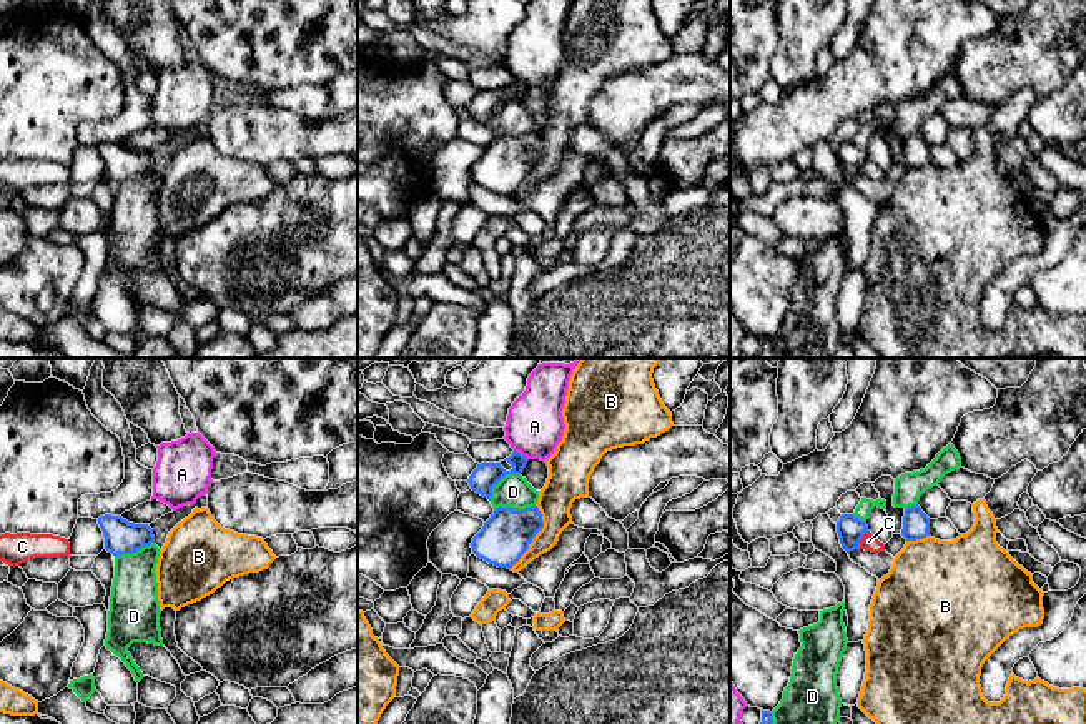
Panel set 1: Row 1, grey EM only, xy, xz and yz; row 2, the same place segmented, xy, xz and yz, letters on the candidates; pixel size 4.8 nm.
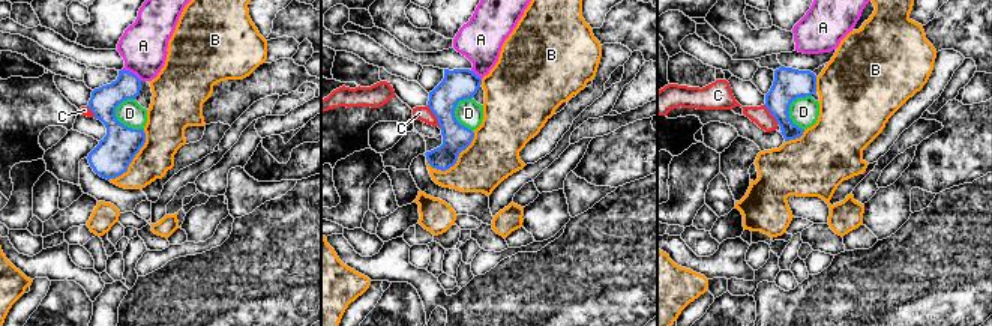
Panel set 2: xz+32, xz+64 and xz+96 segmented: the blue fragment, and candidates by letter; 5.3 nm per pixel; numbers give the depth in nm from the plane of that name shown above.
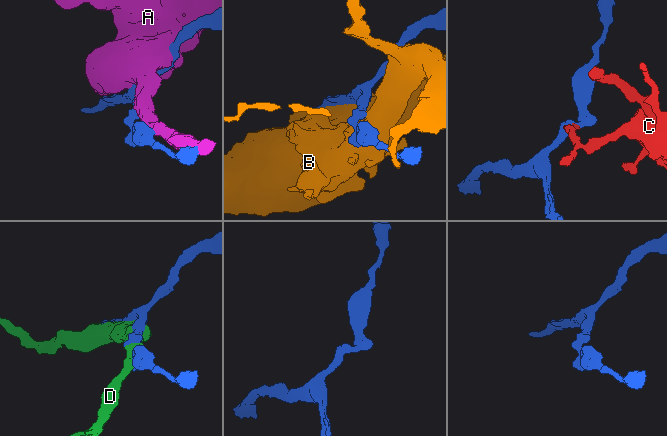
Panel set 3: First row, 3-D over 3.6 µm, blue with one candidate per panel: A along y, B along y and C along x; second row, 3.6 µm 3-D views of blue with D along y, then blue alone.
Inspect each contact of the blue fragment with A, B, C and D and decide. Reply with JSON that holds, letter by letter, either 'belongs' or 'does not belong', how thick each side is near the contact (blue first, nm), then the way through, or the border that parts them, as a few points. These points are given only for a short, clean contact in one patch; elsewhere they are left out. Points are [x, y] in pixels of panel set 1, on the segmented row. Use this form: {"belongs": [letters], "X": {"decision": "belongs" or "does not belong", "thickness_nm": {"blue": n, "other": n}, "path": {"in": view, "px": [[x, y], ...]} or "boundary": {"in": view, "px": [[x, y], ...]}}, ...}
{"belongs": [], "A": {"decision": "does not belong", "thickness_nm": {"blue": 120, "other": 280}}, "B": {"decision": "does not belong", "thickness_nm": {"blue": 240, "other": 170}}, "C": {"decision": "does not belong", "thickness_nm": {"blue": 130, "other": 80}, "boundary": {"in": "yz", "px": [[868, 531], [863, 535], [858, 548]]}}, "D": {"decision": "does not belong", "thickness_nm": {"blue": 240, "other": 160}}}

